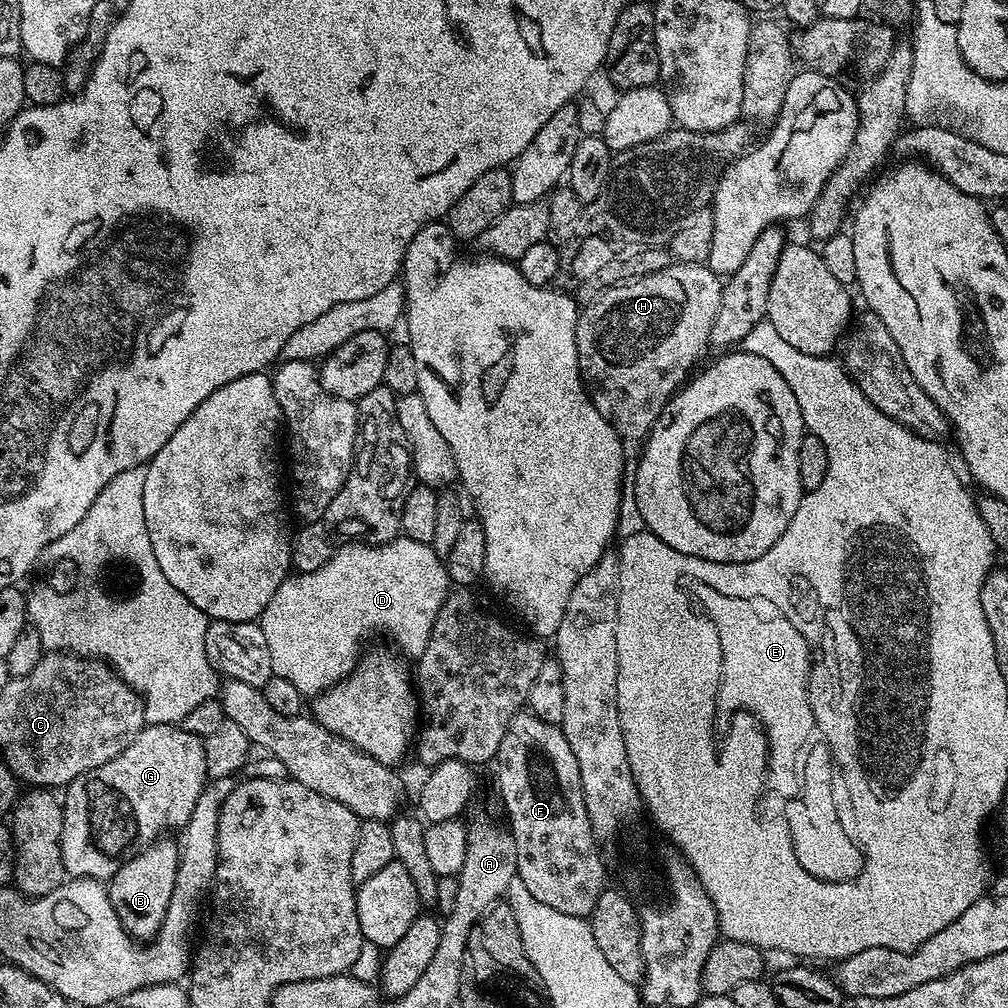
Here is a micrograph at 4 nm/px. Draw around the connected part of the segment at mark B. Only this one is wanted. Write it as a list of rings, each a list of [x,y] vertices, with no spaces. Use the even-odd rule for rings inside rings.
[[[172,838],[155,840],[148,848],[143,848],[107,881],[108,896],[116,908],[118,918],[124,929],[138,942],[147,942],[158,934],[158,930],[166,918],[170,896],[174,893],[175,876],[179,870],[180,847]]]

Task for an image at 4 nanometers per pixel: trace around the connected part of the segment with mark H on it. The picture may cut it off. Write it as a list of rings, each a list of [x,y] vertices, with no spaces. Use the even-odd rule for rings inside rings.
[[[672,262],[658,270],[658,274],[646,274],[608,289],[579,313],[576,349],[580,377],[584,379],[588,396],[602,418],[609,420],[613,430],[625,441],[640,442],[647,437],[672,393],[689,379],[690,373],[701,363],[700,355],[709,351],[708,339],[718,314],[721,287],[721,277],[704,264]]]

